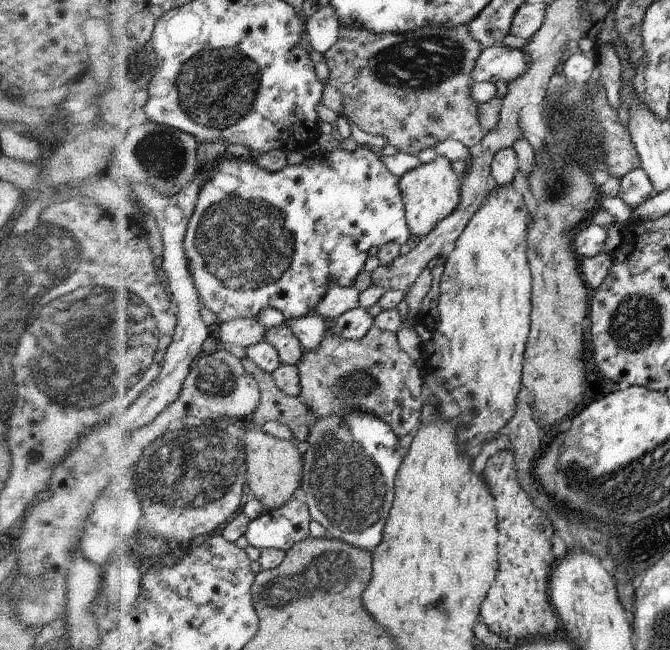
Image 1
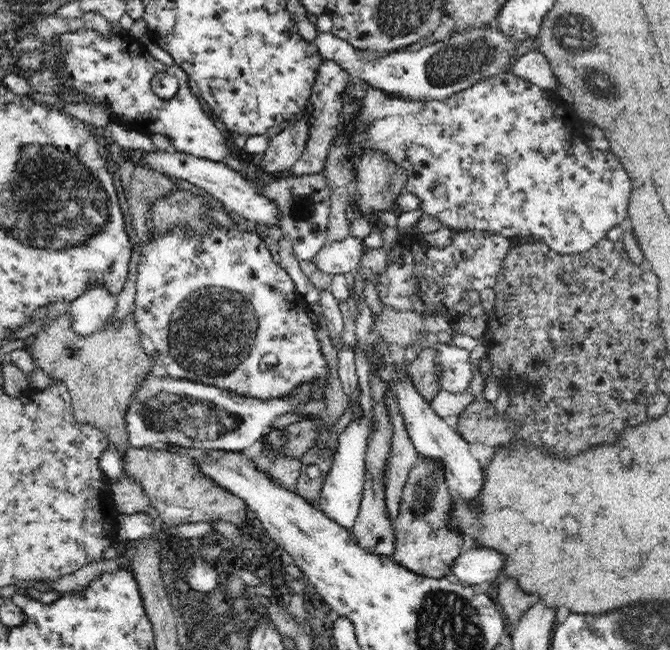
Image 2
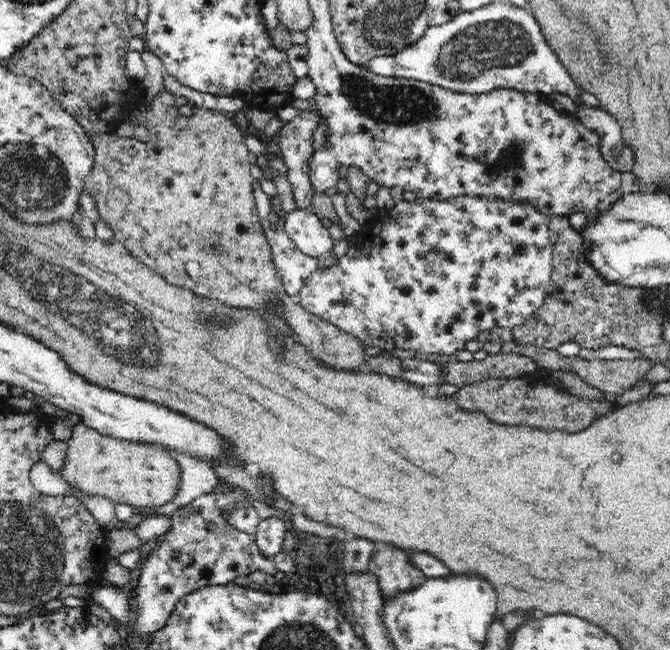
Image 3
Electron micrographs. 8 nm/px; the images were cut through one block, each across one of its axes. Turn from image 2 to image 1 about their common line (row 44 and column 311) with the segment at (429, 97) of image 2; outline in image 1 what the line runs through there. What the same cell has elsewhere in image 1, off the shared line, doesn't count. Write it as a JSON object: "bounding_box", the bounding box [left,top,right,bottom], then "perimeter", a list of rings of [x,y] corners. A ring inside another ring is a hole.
{"bounding_box":[285,314,405,552],"perimeter":[[[320,314],[299,319],[286,319],[285,322],[292,325],[294,332],[303,341],[303,347],[307,352],[317,351],[331,331],[329,320]],[[354,411],[348,416],[332,415],[329,417],[320,417],[315,421],[308,440],[309,448],[305,449],[305,469],[301,487],[306,492],[307,502],[310,505],[313,518],[324,526],[328,532],[332,533],[336,539],[346,541],[347,543],[350,543],[355,547],[360,547],[368,552],[374,552],[375,548],[379,546],[383,537],[385,522],[387,521],[390,509],[393,505],[395,476],[398,474],[399,468],[402,466],[405,458],[404,454],[399,452],[400,448],[398,440],[399,437],[396,436],[391,425],[384,422],[384,420],[379,416],[376,416],[374,413],[367,413],[366,411]]]}

